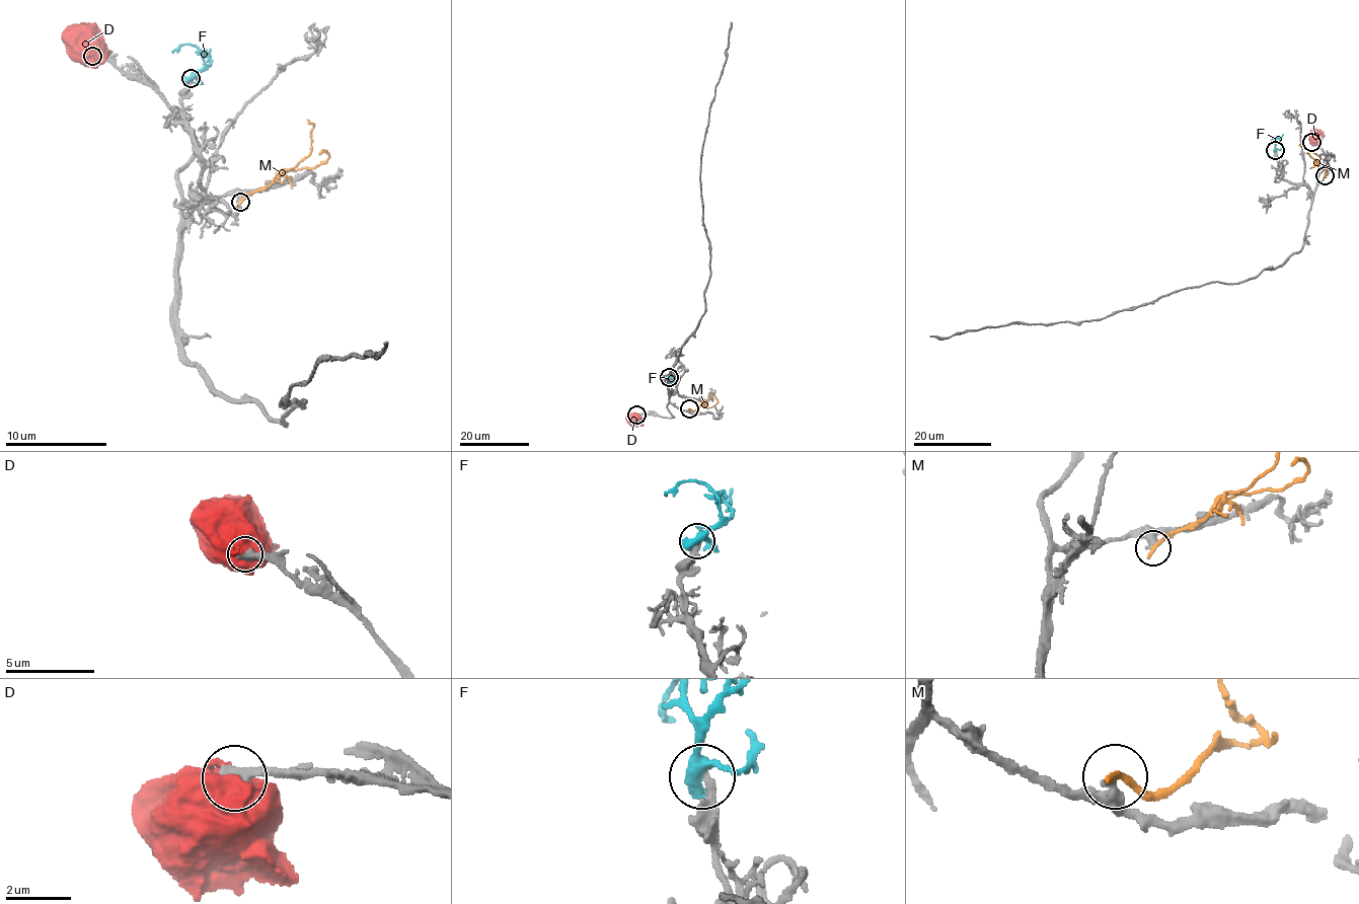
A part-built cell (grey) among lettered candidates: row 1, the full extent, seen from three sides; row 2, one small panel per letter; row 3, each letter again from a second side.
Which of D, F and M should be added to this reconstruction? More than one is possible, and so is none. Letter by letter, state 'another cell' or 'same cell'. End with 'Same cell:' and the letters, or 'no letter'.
D: another cell
F: another cell
M: another cell
Same cell: no letter

